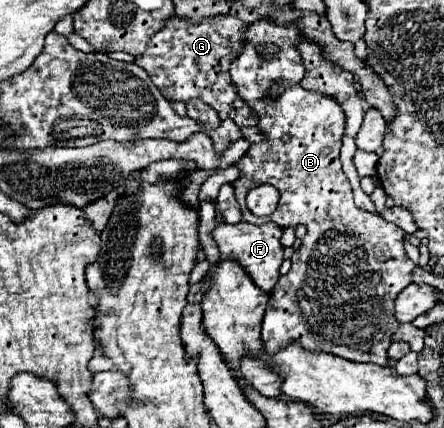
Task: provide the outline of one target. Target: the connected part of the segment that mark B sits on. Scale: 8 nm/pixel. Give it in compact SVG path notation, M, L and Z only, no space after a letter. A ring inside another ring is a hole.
M262 17L262 19L258 19L258 21L250 23L250 25L246 27L244 35L246 35L246 41L242 43L242 53L240 53L236 59L232 59L232 63L230 63L230 77L232 77L232 83L234 83L234 87L236 87L236 93L248 103L248 107L252 109L252 113L260 117L260 119L258 119L258 127L260 127L260 133L264 135L264 139L258 141L258 143L252 143L252 145L250 145L250 151L246 151L246 155L244 155L242 159L238 159L238 165L232 165L232 167L238 167L238 169L242 171L242 175L234 181L234 193L236 193L236 199L238 199L238 203L240 203L244 221L254 223L254 225L260 225L260 217L256 217L256 215L252 215L252 213L248 211L248 207L246 207L246 203L244 203L244 197L246 197L246 193L248 193L252 187L258 187L258 183L270 183L270 185L274 185L274 187L280 191L280 201L278 201L276 211L274 211L268 219L274 221L274 223L278 224L281 228L304 225L304 227L308 229L306 235L304 235L304 239L302 239L302 245L294 251L290 271L278 279L274 291L270 293L270 301L268 301L268 307L266 307L266 313L264 313L264 321L262 321L264 353L276 353L276 351L280 351L282 347L286 347L288 341L296 339L298 343L302 343L302 347L306 347L306 349L310 349L310 351L318 351L318 349L320 349L320 351L326 351L326 353L332 353L332 355L338 355L338 357L342 357L342 359L356 361L356 363L388 365L388 361L390 361L390 357L388 357L388 347L390 347L390 343L392 343L394 331L396 331L398 325L400 325L398 319L396 319L396 315L394 315L394 299L396 299L396 295L398 295L406 285L412 283L412 269L414 269L414 263L408 259L408 255L406 255L406 251L404 251L404 243L402 243L402 233L404 233L404 231L402 231L400 227L396 227L394 223L384 221L380 215L368 213L368 211L358 209L358 207L354 205L352 187L350 187L350 181L348 181L348 177L344 175L342 163L340 163L340 143L342 143L342 135L344 135L344 123L346 123L344 119L346 119L346 115L344 115L342 107L338 107L338 101L336 101L334 97L328 97L328 95L322 95L322 93L314 93L314 91L306 91L306 89L302 89L302 87L298 85L300 79L304 77L304 63L302 63L302 59L300 59L298 41L306 37L306 35L302 33L302 29L298 27L298 23L280 25L280 23L274 23L274 19L270 19L270 17ZM260 43L274 43L274 45L278 45L278 47L280 47L280 55L274 57L274 59L270 59L270 61L258 59L256 45L260 45ZM274 81L286 85L286 87L284 87L284 93L280 95L278 101L266 103L262 97L264 97L266 89L270 87L270 83L274 83ZM284 133L290 133L290 135L292 135L292 139L290 139L288 143L282 143L282 135L284 135Z

